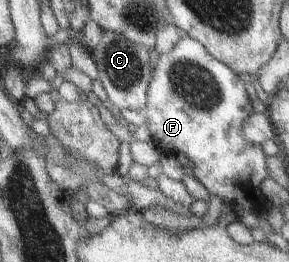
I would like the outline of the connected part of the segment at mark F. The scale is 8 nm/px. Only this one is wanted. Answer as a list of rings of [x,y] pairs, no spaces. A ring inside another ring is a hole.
[[[183,37],[172,46],[169,52],[159,55],[156,65],[151,69],[152,77],[148,82],[146,103],[142,109],[118,110],[123,123],[131,129],[145,125],[150,132],[151,141],[163,155],[184,154],[195,177],[209,194],[222,200],[223,206],[229,205],[233,212],[252,212],[257,217],[265,215],[267,200],[261,193],[261,182],[268,178],[265,161],[266,154],[260,144],[251,144],[242,131],[243,121],[254,113],[250,99],[245,93],[245,83],[230,68],[215,60],[196,40]]]

